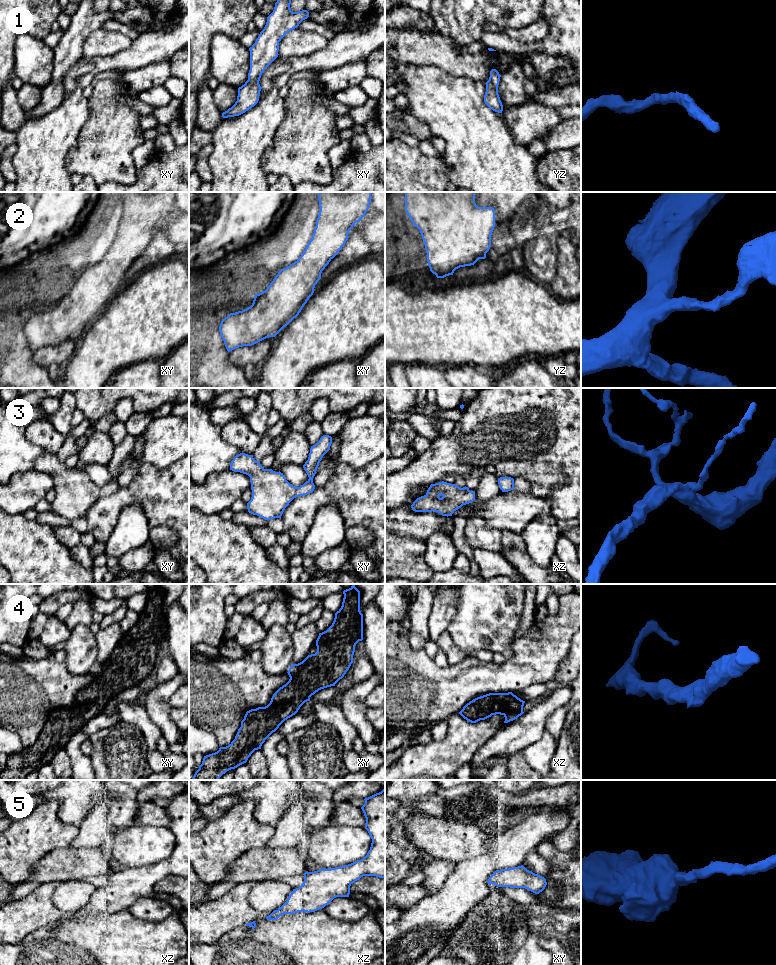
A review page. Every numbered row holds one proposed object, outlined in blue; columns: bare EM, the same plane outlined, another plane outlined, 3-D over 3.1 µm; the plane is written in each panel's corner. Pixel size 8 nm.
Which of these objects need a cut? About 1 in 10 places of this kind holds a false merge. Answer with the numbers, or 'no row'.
no row

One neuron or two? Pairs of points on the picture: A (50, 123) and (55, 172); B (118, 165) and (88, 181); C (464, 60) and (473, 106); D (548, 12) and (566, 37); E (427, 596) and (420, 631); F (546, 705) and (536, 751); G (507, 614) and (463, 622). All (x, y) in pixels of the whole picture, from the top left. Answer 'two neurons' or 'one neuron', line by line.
A: one neuron
B: two neurons
C: two neurons
D: one neuron
E: one neuron
F: two neurons
G: one neuron

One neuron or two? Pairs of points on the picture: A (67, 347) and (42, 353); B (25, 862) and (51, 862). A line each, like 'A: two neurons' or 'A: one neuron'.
A: one neuron
B: two neurons

